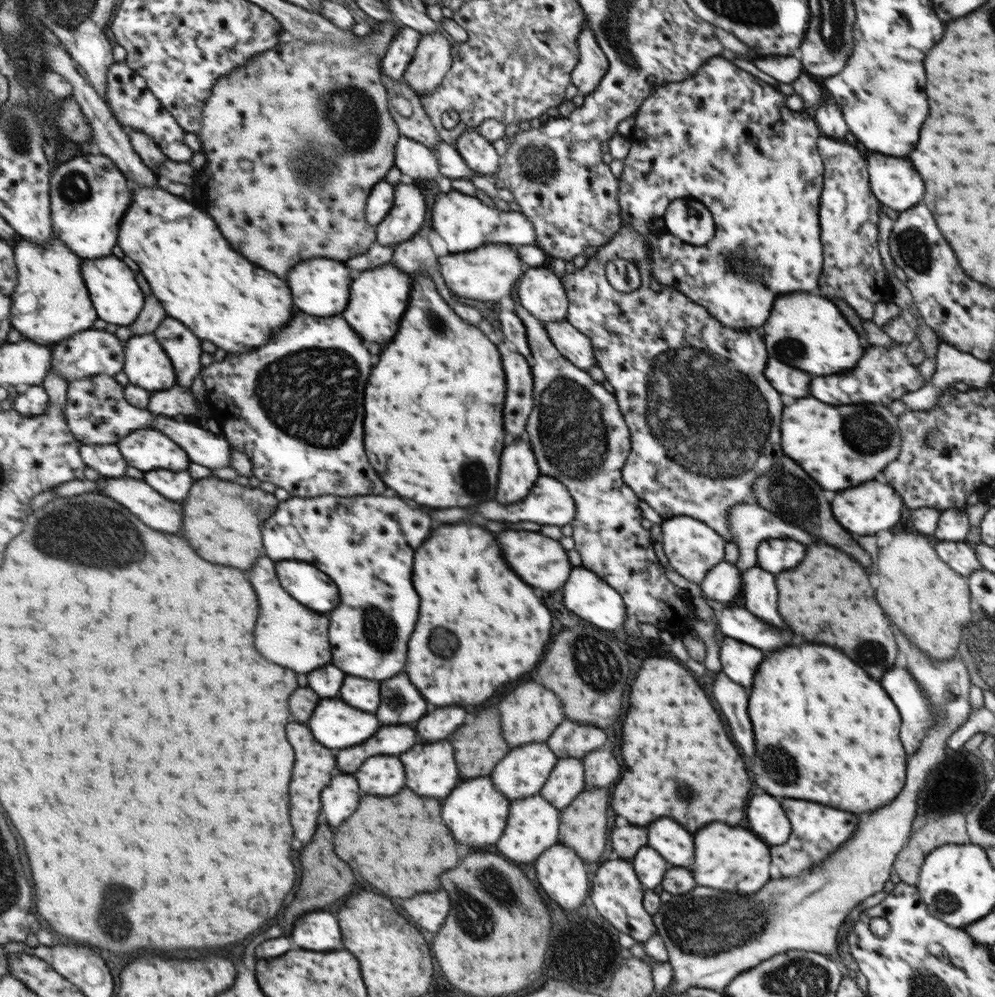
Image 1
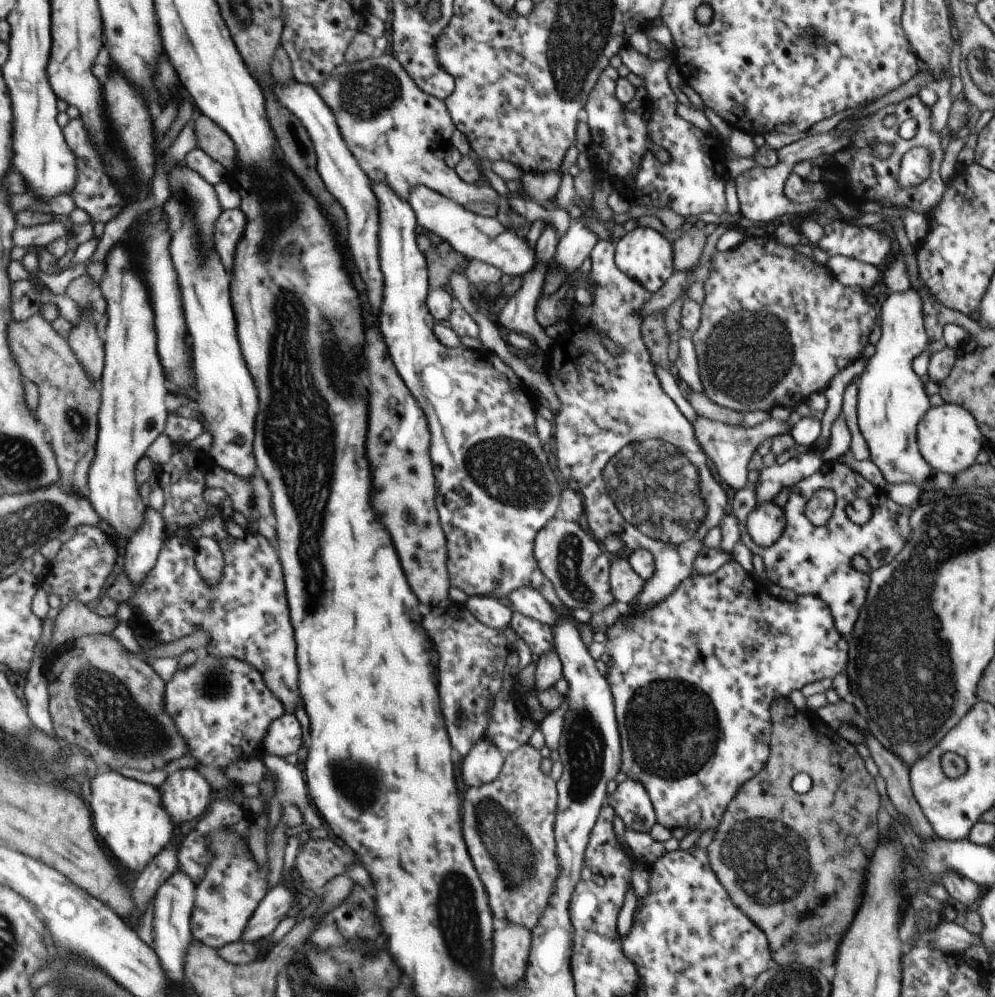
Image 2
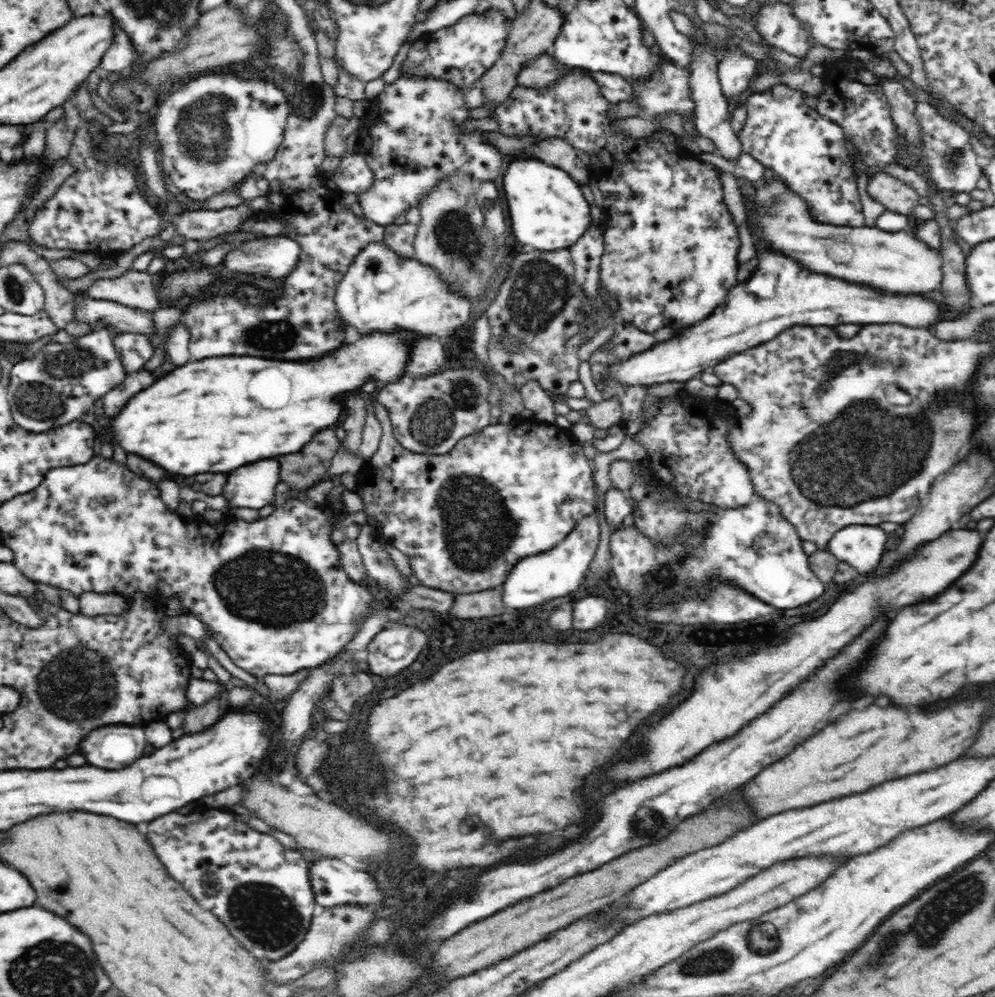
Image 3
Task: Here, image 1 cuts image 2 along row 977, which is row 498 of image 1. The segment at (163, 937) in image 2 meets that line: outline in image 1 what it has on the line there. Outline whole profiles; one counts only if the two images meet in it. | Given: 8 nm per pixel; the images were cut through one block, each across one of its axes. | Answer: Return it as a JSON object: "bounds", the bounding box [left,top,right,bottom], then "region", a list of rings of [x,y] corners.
{"bounds":[147,470,195,502],"region":[[[187,470],[181,472],[147,472],[147,484],[153,484],[157,492],[173,502],[183,502],[189,496],[189,490],[195,486],[195,480]]]}

